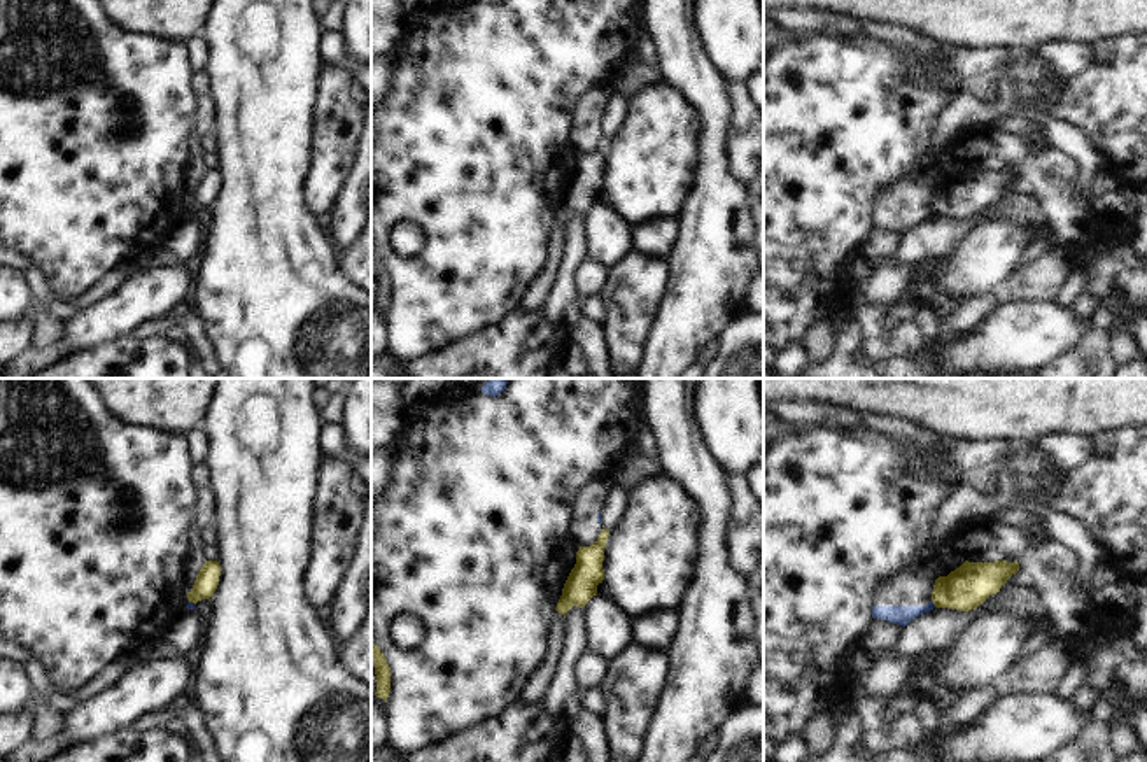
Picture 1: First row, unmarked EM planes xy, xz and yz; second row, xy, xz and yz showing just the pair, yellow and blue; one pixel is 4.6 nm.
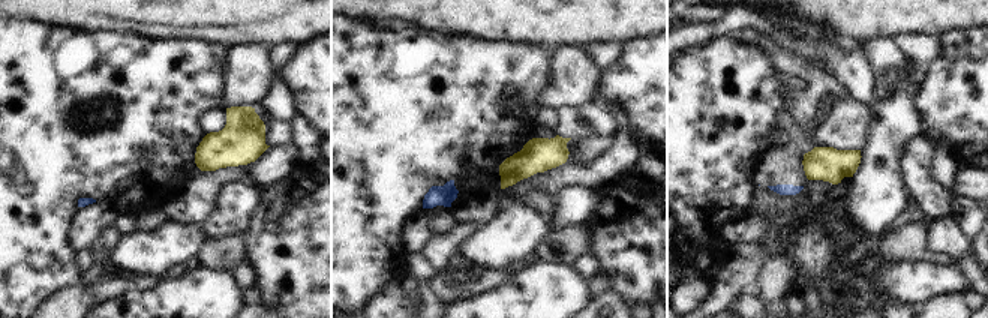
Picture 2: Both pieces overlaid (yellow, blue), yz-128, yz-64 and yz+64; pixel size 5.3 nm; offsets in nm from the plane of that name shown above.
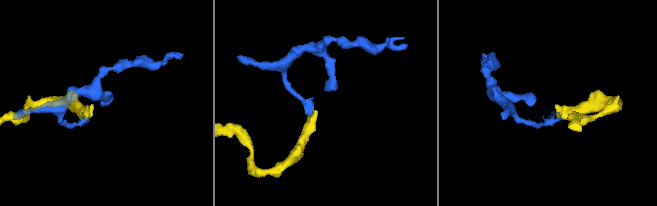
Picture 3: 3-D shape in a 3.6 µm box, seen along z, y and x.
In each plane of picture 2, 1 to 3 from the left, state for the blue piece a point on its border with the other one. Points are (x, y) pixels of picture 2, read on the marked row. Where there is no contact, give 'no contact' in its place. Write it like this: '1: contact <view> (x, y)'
1: no contact
2: no contact
3: no contact

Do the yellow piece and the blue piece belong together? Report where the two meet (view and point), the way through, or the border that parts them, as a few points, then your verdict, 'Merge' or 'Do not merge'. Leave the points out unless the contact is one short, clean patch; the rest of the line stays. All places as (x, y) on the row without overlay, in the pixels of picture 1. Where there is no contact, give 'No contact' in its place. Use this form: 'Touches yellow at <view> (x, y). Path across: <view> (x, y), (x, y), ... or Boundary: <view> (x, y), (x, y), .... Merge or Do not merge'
Touches yellow at yz (934, 211). Boundary: yz (930, 209), (935, 214). Do not merge

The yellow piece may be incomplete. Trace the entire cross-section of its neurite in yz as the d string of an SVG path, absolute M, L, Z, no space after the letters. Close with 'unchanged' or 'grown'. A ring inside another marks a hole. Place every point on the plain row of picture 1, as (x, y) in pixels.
M968 170L939 184L933 193L932 210L935 215L975 217L989 203L1000 200L1002 193L1019 179L1019 170Z; unchanged

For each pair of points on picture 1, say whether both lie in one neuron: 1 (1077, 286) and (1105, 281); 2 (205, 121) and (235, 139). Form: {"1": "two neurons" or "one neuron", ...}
{"1": "two neurons", "2": "two neurons"}

